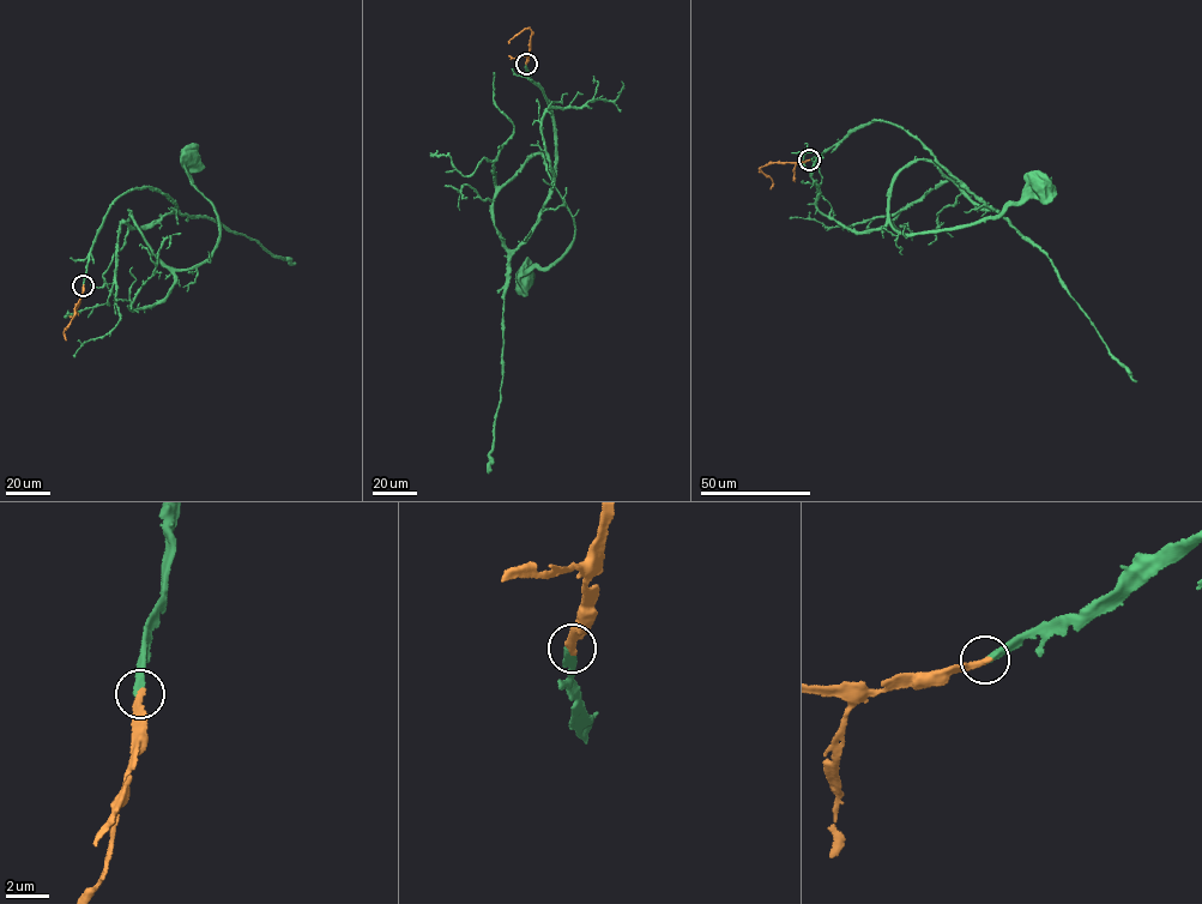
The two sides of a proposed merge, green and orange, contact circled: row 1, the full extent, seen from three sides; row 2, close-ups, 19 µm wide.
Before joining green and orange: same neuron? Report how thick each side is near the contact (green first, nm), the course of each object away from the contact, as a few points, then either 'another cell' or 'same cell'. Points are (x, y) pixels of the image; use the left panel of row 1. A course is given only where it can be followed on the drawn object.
340 nm thick on the green side, 360 nm on the other; green runs (83, 285), (132, 188), (177, 206), (139, 229), (128, 212), (161, 263), (210, 257), (221, 226), (189, 161); orange runs (83, 285), (74, 315), (64, 330), (66, 341); same cell

